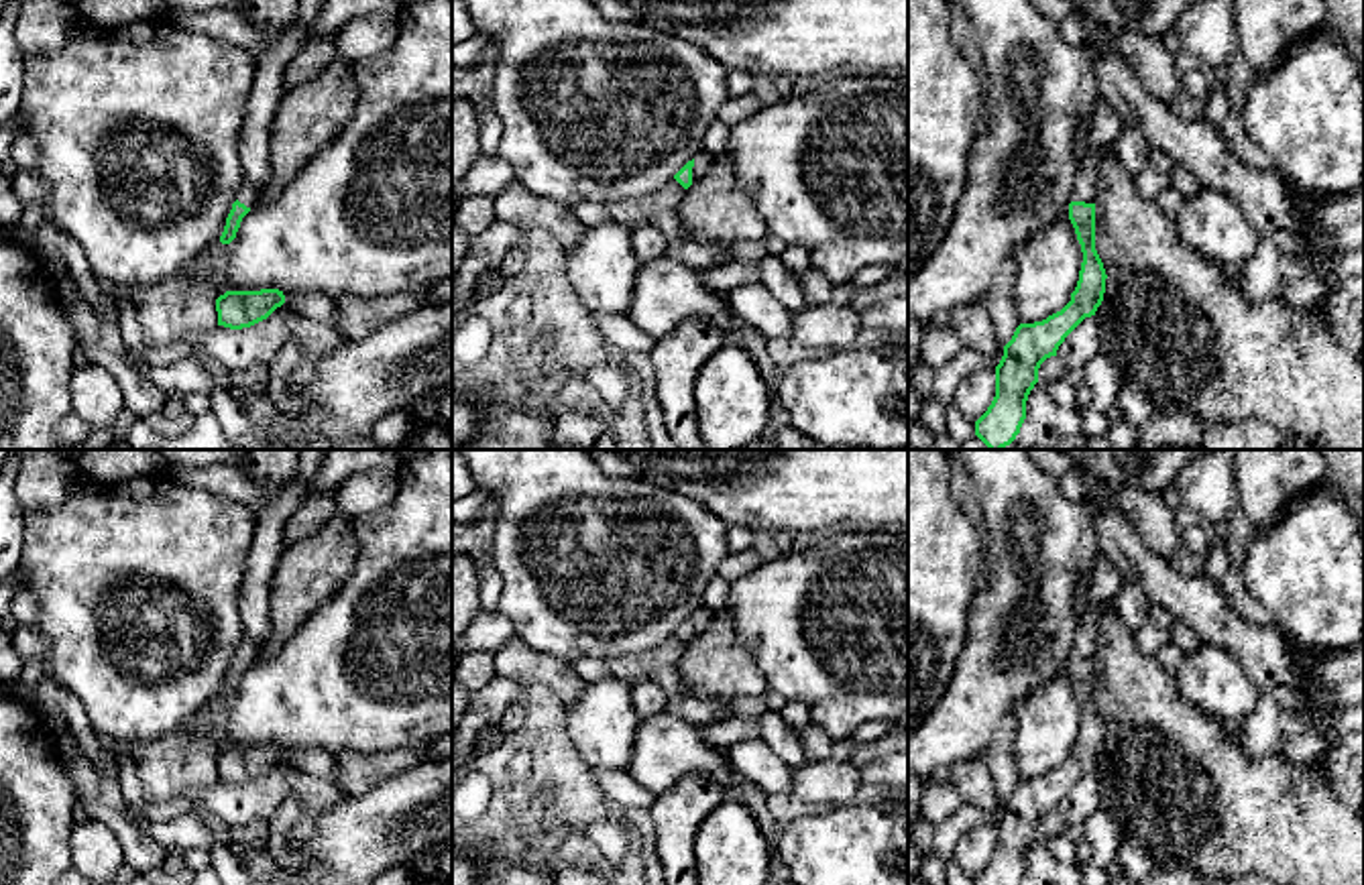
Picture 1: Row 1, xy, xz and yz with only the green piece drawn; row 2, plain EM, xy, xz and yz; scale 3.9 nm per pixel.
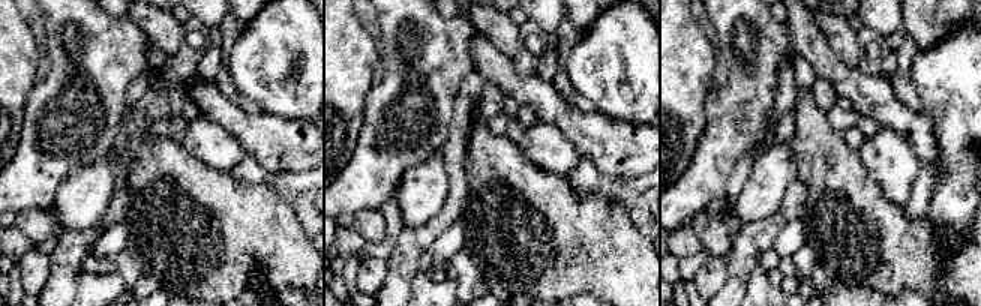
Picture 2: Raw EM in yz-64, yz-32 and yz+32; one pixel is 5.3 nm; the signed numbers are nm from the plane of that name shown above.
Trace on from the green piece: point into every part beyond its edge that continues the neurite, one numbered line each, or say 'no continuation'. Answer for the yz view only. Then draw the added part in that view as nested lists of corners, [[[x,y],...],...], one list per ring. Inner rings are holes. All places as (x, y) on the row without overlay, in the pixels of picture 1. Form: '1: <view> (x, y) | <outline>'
1: yz (1104, 584) | [[[1101,555],[1089,578],[1089,588],[1087,588],[1089,606],[1087,612],[1081,616],[1079,633],[1075,637],[1069,659],[1071,657],[1095,659],[1101,610],[1107,604],[1114,604],[1122,586],[1124,580],[1120,578],[1118,570],[1112,566],[1112,562],[1105,555]]]

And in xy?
1: xy (247, 650) | [[[244,633],[242,641],[236,647],[236,655],[244,659],[246,663],[254,663],[259,659],[259,651],[254,641]]]

